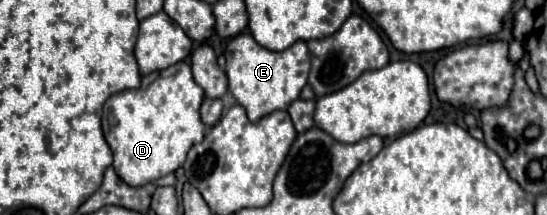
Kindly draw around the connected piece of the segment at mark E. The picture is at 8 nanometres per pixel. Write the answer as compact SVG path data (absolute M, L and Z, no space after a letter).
M242 32L232 38L224 50L226 56L226 76L230 82L230 92L238 104L242 104L252 122L274 110L286 110L306 86L308 70L310 70L310 54L306 42L296 42L282 52L272 52L260 44L256 44L254 36Z

